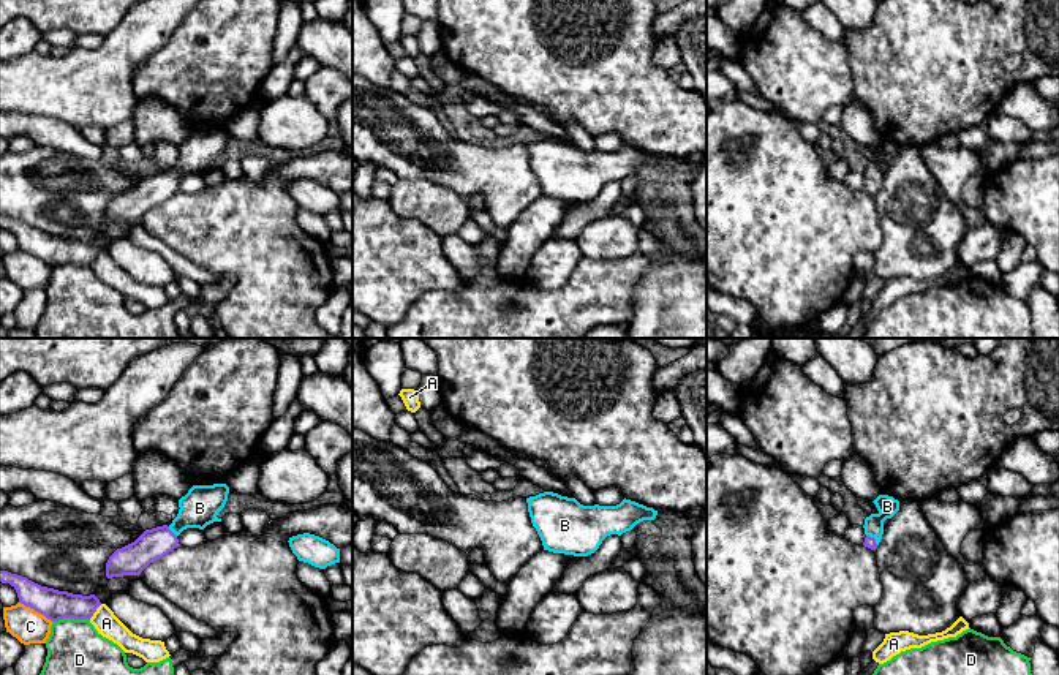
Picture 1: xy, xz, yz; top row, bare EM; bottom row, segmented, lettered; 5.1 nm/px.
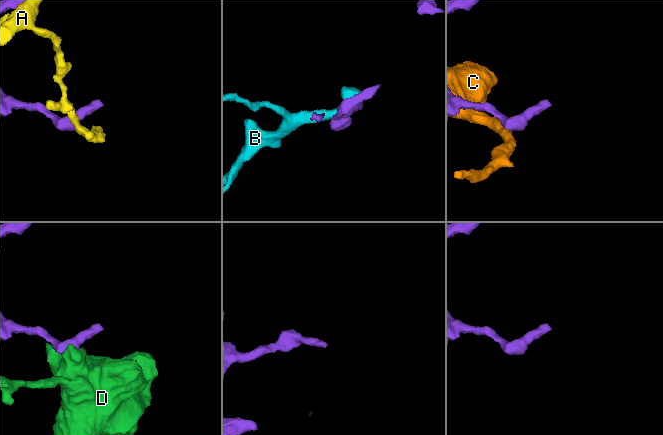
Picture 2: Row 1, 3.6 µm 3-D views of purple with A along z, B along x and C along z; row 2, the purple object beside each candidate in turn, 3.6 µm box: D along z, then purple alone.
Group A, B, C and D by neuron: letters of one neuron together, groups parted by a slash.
A / B / C / D

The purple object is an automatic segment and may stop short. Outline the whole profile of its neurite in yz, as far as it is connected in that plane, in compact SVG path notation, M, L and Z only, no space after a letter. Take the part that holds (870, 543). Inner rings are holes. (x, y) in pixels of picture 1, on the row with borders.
M879 495L872 503L879 512L865 519L866 537L863 545L876 550L884 534L884 522L899 511L899 501L888 495Z

